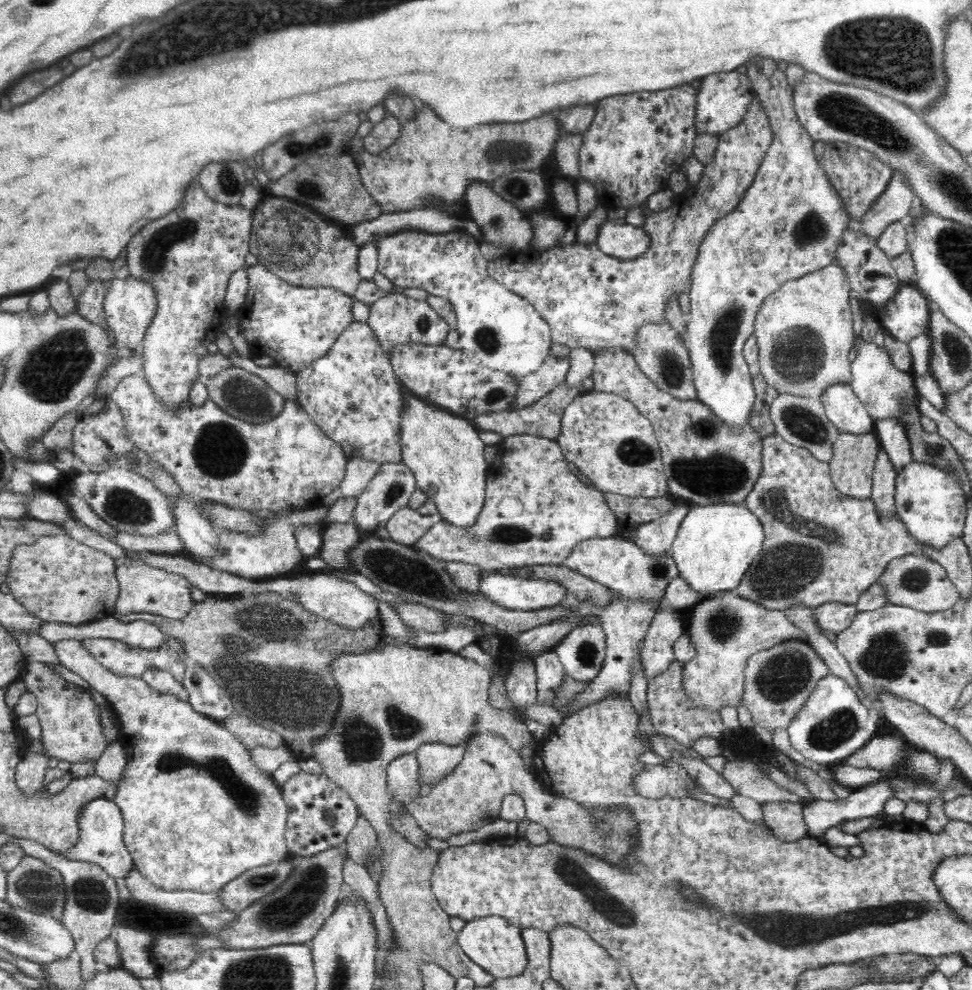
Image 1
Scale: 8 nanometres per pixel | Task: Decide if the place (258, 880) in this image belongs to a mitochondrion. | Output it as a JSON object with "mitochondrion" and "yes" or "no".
{"mitochondrion":"yes"}

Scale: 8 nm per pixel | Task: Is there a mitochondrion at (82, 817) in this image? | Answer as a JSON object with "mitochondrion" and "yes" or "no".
{"mitochondrion":"no"}

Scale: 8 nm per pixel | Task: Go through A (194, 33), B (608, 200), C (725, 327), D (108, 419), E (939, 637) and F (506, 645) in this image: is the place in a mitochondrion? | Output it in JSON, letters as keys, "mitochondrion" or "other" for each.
{"A":"mitochondrion","B":"other","C":"mitochondrion","D":"other","E":"mitochondrion","F":"other"}

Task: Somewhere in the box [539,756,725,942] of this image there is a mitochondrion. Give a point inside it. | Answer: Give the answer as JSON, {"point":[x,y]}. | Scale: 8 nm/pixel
{"point":[612,909]}

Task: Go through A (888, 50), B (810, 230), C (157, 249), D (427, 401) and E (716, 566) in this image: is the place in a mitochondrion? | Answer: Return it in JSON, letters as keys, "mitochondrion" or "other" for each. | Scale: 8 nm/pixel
{"A":"mitochondrion","B":"mitochondrion","C":"mitochondrion","D":"other","E":"other"}

